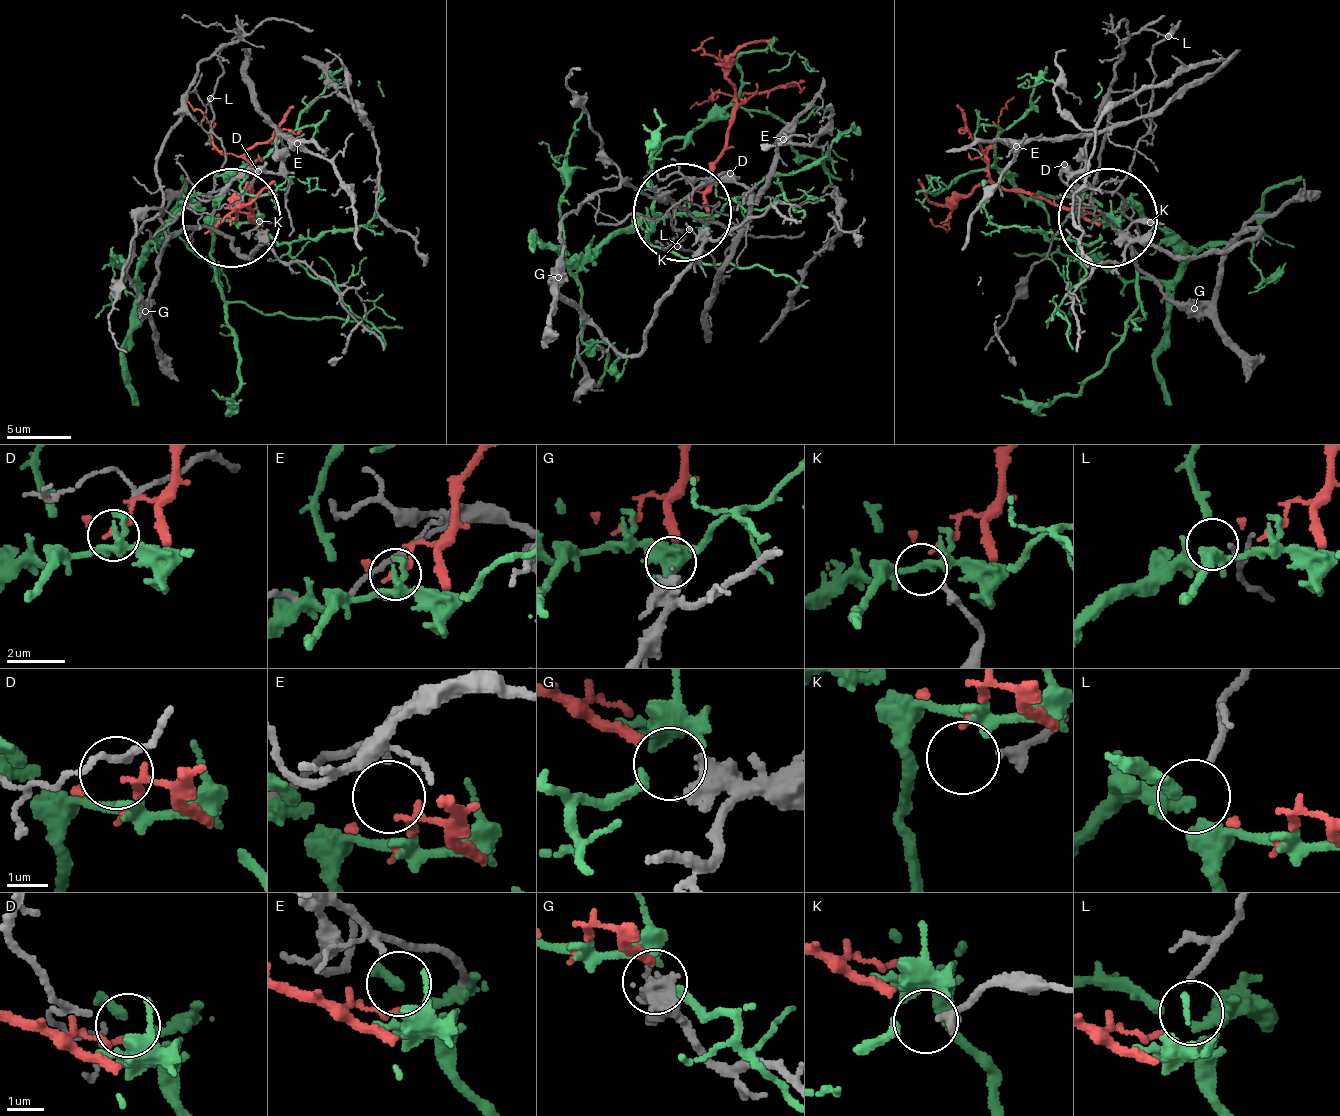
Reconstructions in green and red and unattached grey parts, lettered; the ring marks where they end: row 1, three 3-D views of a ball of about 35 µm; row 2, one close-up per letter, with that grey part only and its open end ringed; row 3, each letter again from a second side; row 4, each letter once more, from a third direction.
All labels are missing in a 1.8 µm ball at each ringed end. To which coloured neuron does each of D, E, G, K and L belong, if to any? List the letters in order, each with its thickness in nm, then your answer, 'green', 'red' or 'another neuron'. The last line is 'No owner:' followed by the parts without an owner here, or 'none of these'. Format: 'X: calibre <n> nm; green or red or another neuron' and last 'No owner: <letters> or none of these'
D: calibre 130 nm; another neuron
E: calibre 120 nm; another neuron
G: calibre 380 nm; red
K: calibre 260 nm; another neuron
L: calibre 170 nm; green
No owner: D, E, K

